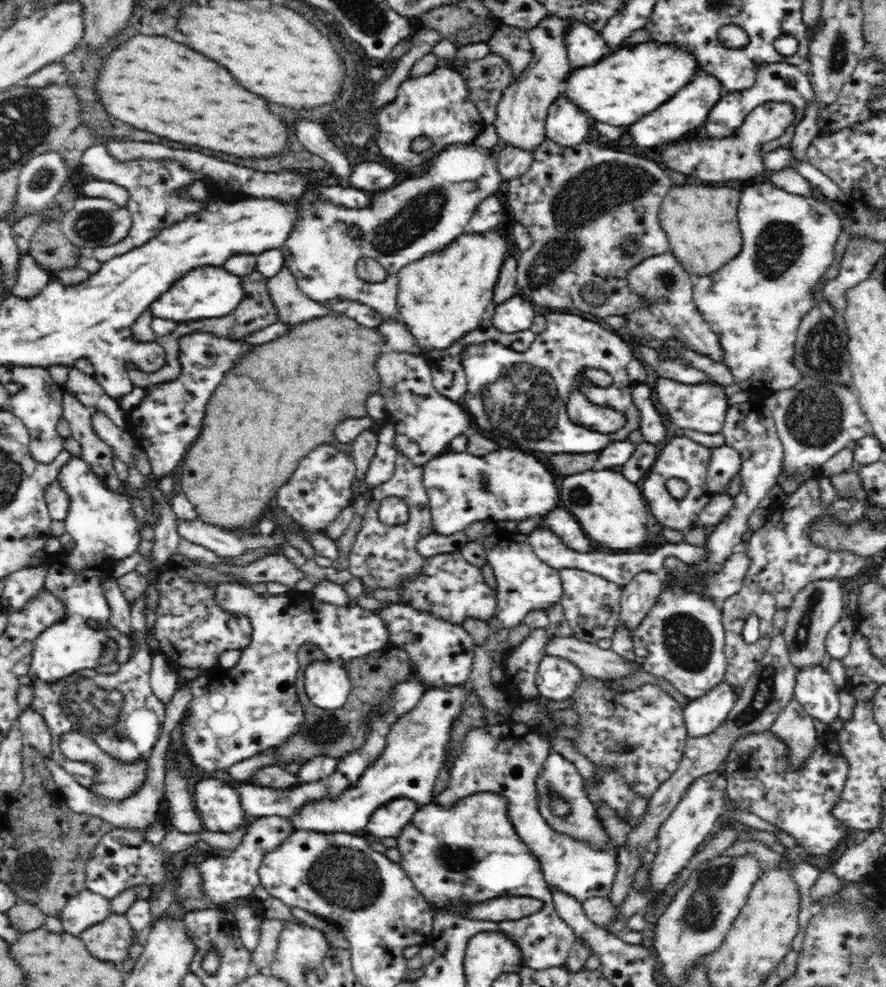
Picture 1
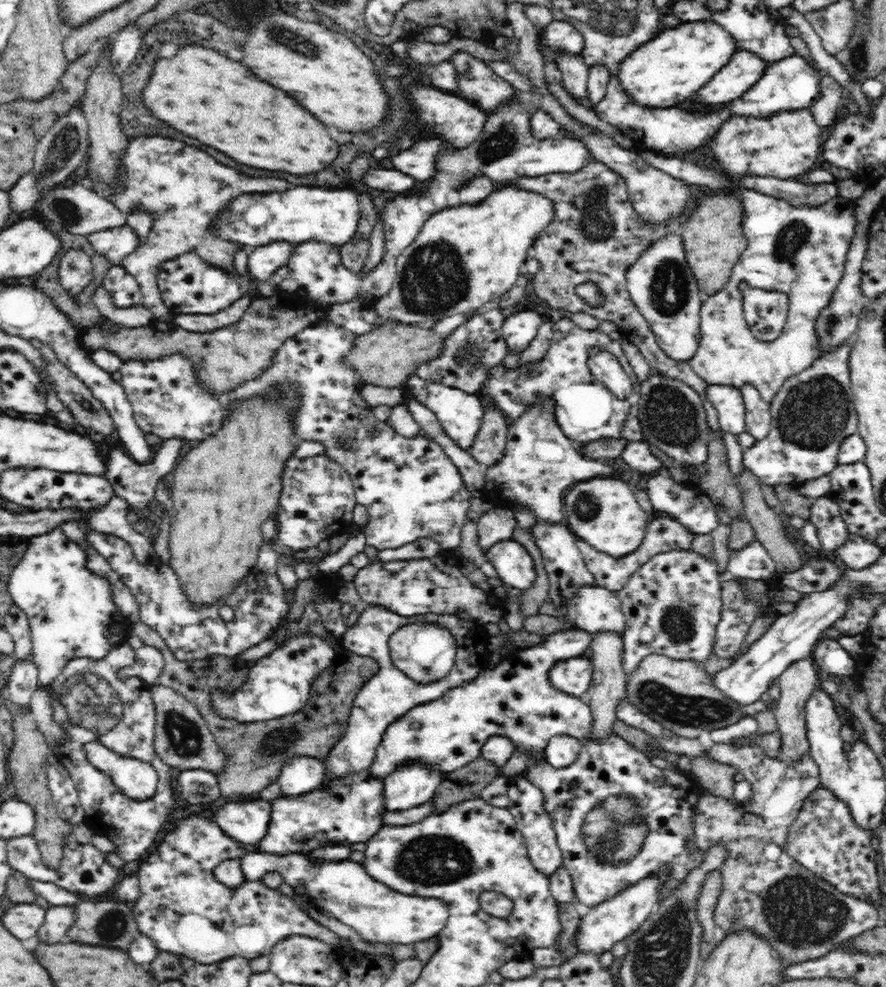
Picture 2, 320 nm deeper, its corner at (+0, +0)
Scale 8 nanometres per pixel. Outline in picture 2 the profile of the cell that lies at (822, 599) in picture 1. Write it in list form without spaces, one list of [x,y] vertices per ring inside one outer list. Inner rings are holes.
[[[811,656],[803,658],[791,664],[779,677],[778,683],[781,688],[780,698],[775,705],[775,720],[777,731],[780,733],[780,753],[777,758],[798,762],[809,750],[809,742],[806,736],[804,704],[808,700],[808,694],[818,687],[818,670]]]

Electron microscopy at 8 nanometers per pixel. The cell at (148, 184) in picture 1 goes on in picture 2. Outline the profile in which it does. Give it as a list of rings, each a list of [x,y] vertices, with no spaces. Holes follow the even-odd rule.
[[[127,224],[118,229],[89,234],[87,239],[93,249],[114,266],[121,265],[122,261],[141,245],[137,234]]]

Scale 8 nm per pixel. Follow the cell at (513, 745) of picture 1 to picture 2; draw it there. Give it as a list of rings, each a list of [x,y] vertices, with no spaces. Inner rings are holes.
[[[612,733],[599,743],[584,741],[577,759],[569,767],[555,769],[547,761],[542,761],[536,763],[534,766],[529,766],[523,773],[532,785],[536,785],[543,792],[544,812],[549,813],[551,821],[554,822],[557,844],[562,850],[563,866],[567,869],[573,881],[574,902],[579,902],[592,908],[620,894],[622,890],[638,884],[640,880],[646,880],[646,878],[661,878],[661,880],[663,880],[663,886],[660,892],[658,892],[658,902],[660,902],[667,892],[670,892],[672,888],[677,888],[679,884],[686,879],[688,872],[704,865],[703,860],[707,852],[695,844],[696,833],[694,833],[694,819],[696,818],[696,806],[698,806],[698,793],[705,788],[700,787],[699,781],[692,776],[691,773],[686,774],[685,772],[679,772],[672,767],[660,769],[653,766],[650,763],[650,758],[646,757],[641,751],[636,750],[636,748],[618,735]]]

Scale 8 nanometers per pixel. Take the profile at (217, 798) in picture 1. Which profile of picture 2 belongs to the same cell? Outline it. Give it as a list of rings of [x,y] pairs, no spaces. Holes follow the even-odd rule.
[[[263,799],[254,800],[254,802],[242,802],[242,804],[236,804],[236,801],[228,801],[228,804],[224,804],[214,814],[212,820],[227,837],[231,837],[234,841],[240,842],[244,846],[258,844],[268,834],[271,820],[271,802],[266,802]]]

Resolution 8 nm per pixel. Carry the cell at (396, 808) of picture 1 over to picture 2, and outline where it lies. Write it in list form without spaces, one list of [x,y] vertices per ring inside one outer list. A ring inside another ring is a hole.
[[[419,760],[400,764],[382,779],[386,811],[409,810],[429,802],[436,794],[443,774],[441,770]]]

